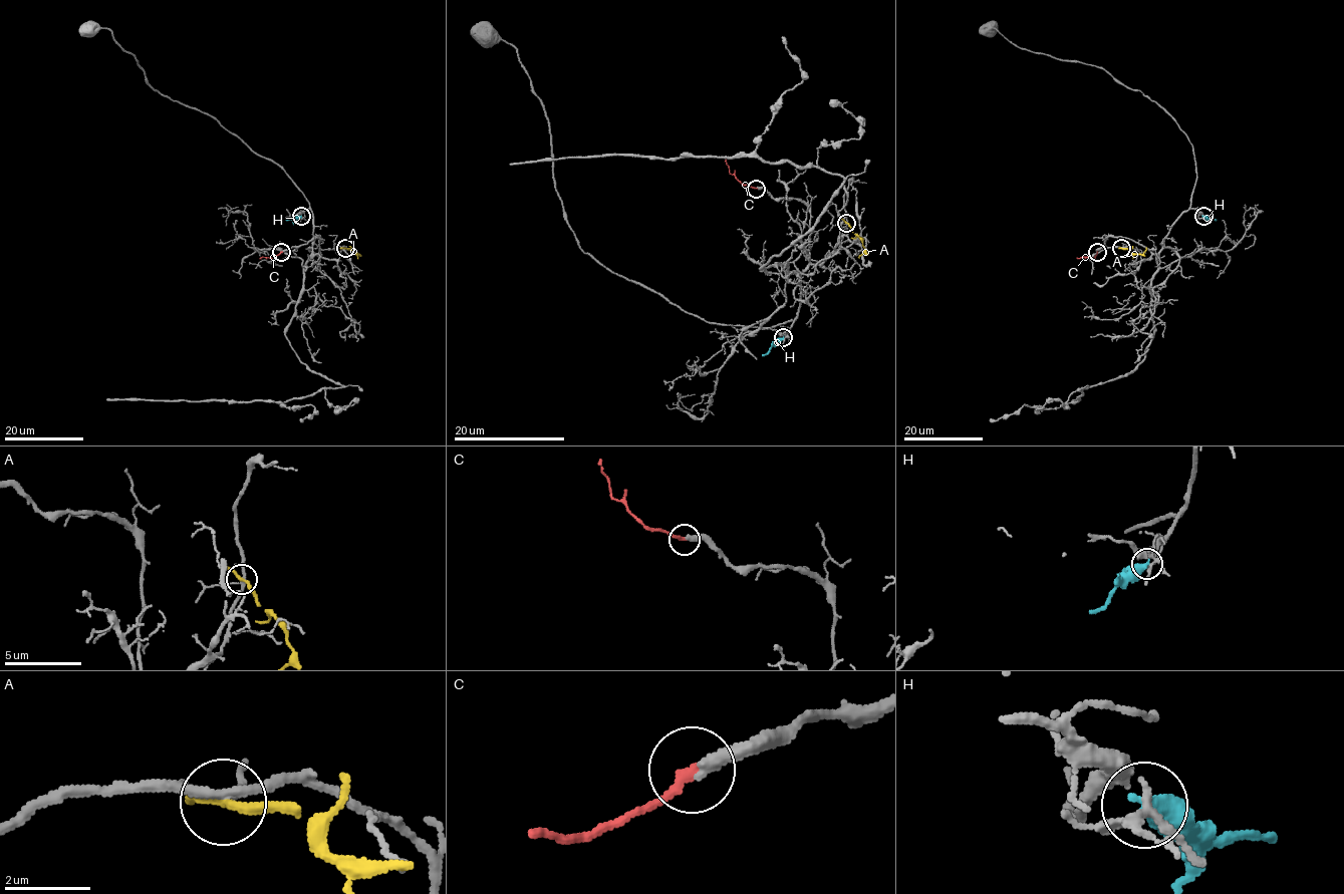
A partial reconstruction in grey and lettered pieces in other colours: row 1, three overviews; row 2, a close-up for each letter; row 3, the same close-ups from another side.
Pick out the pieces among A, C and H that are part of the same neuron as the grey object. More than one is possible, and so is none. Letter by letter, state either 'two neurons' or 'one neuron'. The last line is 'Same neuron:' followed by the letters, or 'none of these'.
A: two neurons
C: one neuron
H: two neurons
Same neuron: C

